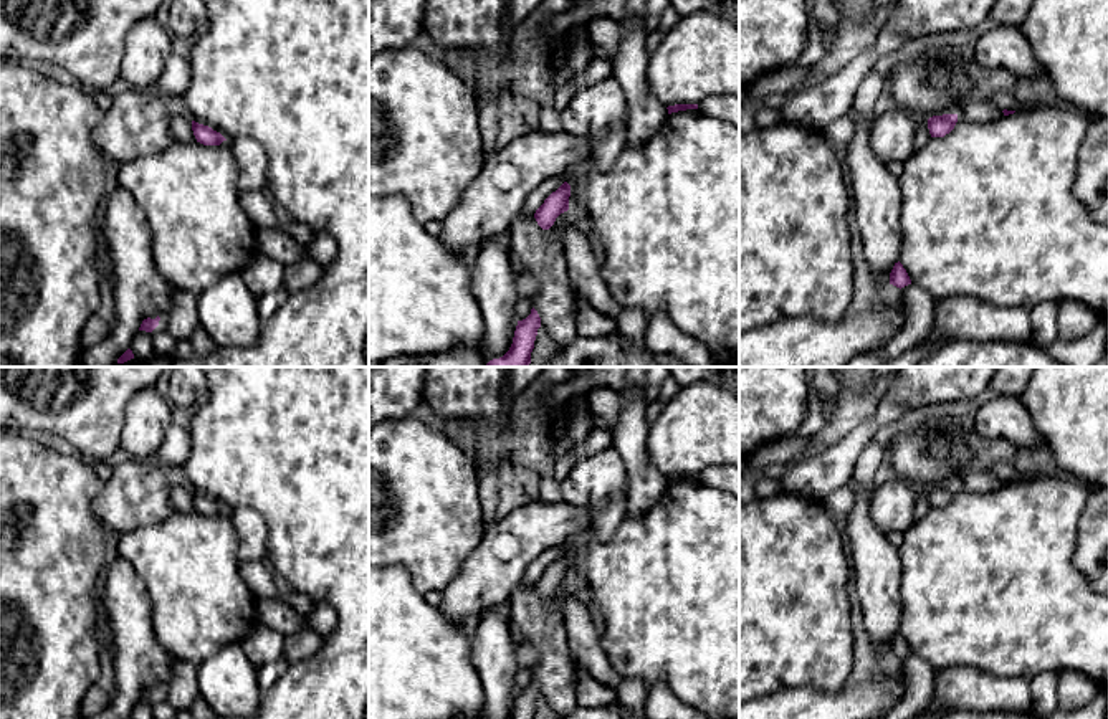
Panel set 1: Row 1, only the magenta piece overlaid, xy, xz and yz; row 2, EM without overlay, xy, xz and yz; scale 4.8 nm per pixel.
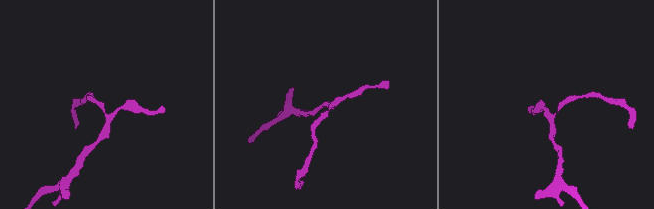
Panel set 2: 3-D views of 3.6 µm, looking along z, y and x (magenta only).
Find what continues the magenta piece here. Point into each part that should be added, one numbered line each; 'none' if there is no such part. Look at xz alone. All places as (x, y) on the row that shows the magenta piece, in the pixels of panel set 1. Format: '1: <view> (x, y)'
none

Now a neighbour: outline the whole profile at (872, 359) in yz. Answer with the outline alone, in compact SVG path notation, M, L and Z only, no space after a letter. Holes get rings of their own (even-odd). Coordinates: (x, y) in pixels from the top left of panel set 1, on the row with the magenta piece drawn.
M868 352L855 355L842 367L881 367L883 364L885 362L880 359L878 352Z

